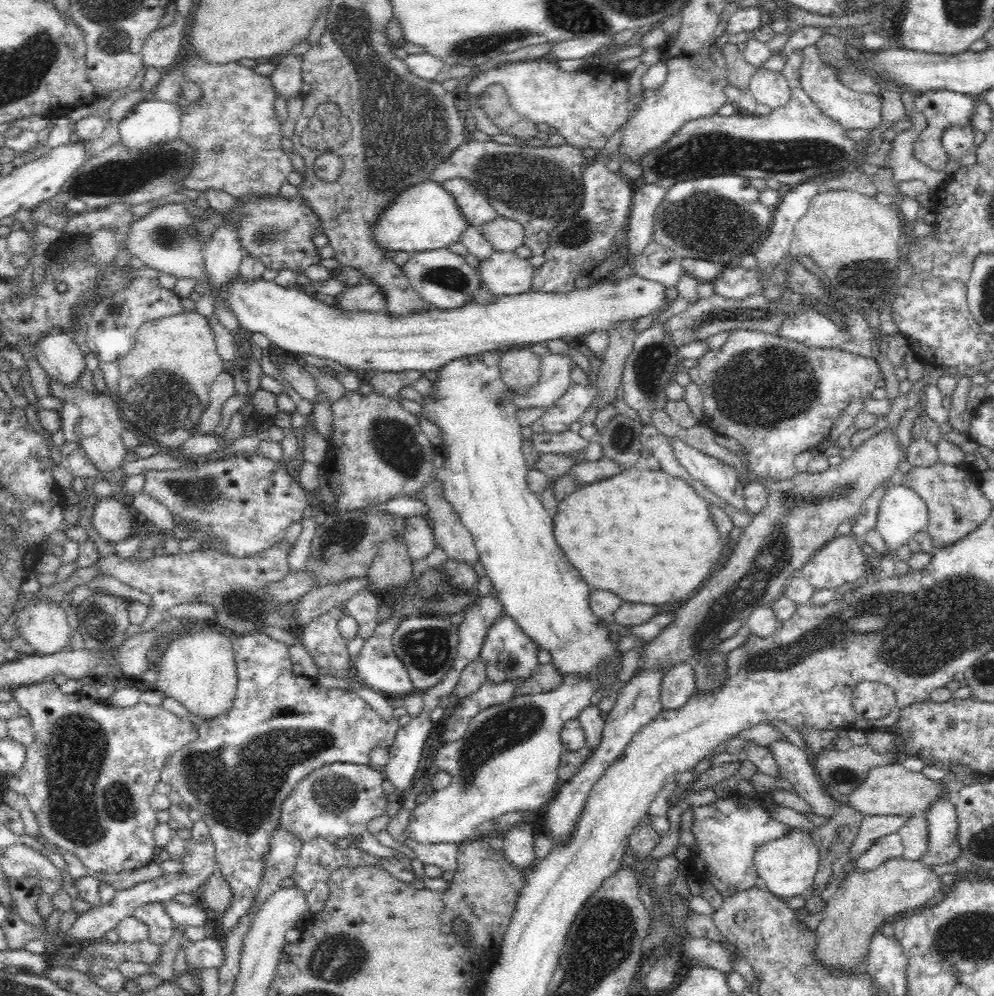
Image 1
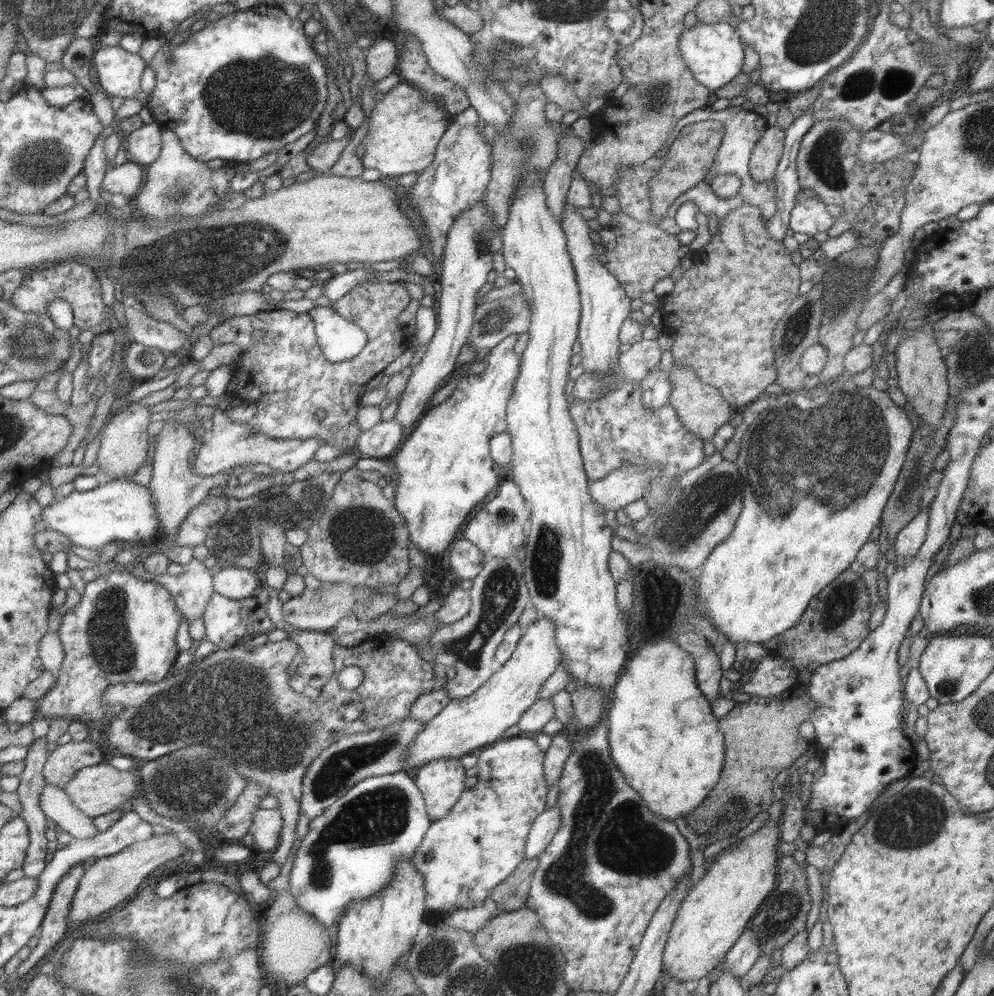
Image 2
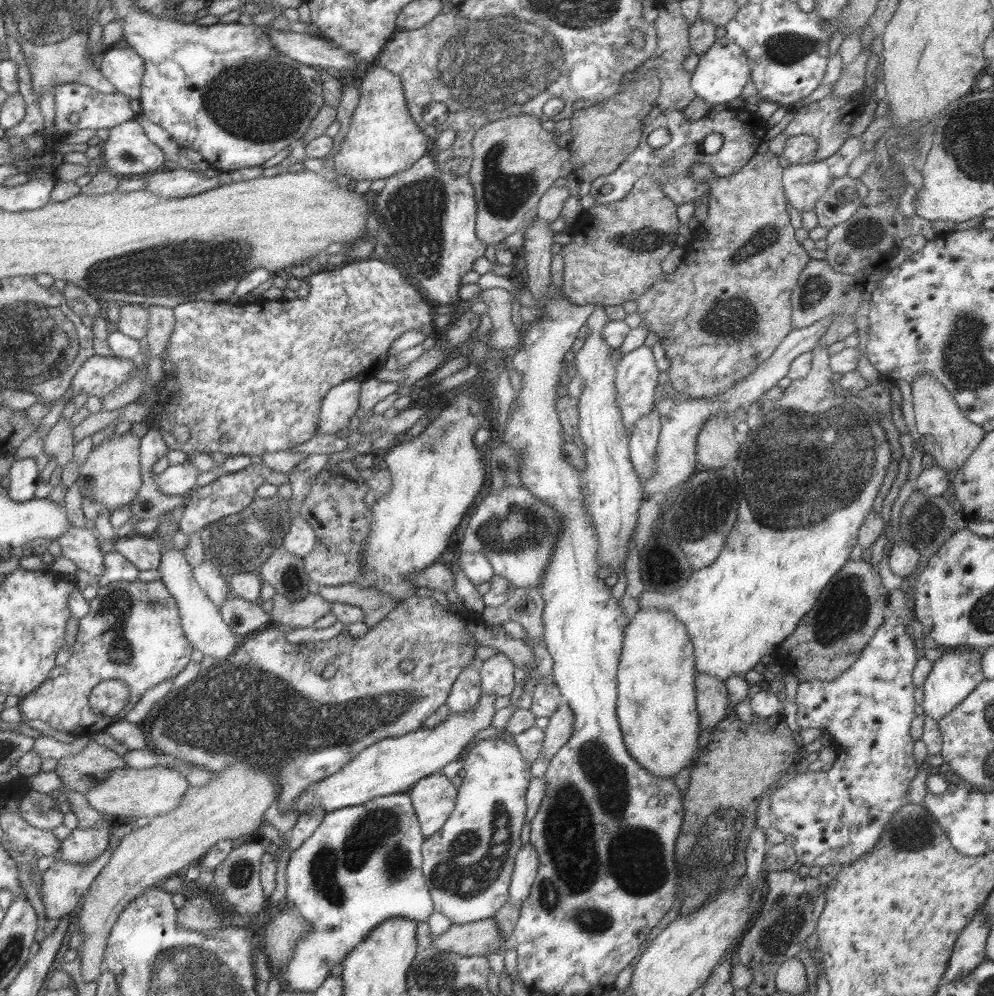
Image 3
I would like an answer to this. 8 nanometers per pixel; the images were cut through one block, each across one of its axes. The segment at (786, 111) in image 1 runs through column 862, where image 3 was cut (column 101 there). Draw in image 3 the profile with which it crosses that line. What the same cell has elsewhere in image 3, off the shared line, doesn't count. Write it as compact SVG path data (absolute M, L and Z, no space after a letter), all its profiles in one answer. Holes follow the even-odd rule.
M136 120L112 126L100 146L103 169L117 176L143 176L165 164L165 155L149 142Z

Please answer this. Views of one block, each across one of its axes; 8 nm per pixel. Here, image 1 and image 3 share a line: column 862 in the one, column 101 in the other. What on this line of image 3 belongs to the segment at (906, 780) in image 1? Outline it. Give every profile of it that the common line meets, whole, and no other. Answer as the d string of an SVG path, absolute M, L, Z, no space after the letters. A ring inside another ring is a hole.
M157 766L149 769L117 768L107 774L107 778L92 786L84 795L87 804L99 812L113 819L121 816L133 820L136 817L147 817L167 814L173 810L181 800L182 794L189 788L189 784L180 773Z

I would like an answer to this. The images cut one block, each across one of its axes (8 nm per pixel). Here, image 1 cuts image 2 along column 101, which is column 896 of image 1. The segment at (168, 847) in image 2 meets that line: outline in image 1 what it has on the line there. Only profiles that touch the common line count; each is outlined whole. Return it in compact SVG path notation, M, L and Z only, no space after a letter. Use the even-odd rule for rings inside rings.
M902 856L886 859L871 869L860 869L854 865L846 868L839 888L826 904L823 919L816 928L818 948L816 948L815 958L832 969L850 969L854 973L864 970L863 958L867 955L871 934L879 930L890 916L898 916L896 914L903 916L926 907L926 902L932 900L938 889L942 887L940 877L922 859L908 860Z

